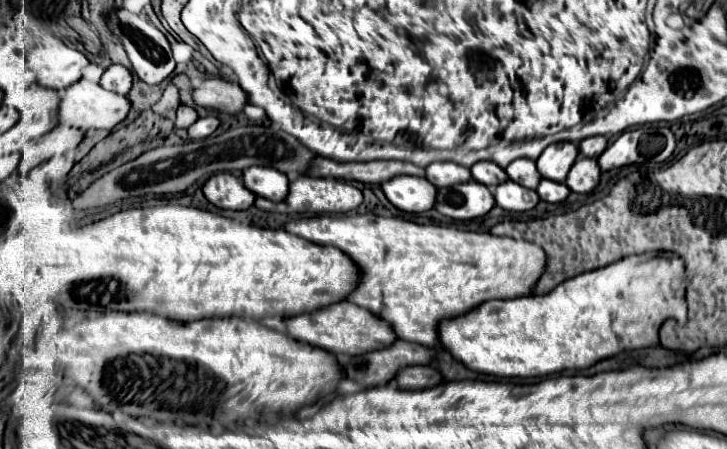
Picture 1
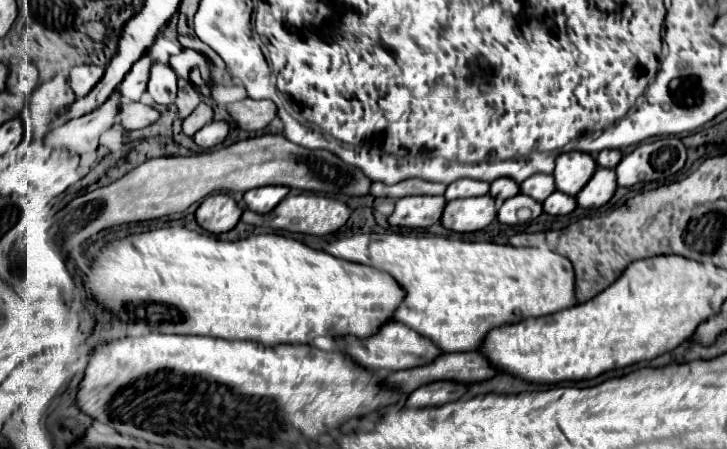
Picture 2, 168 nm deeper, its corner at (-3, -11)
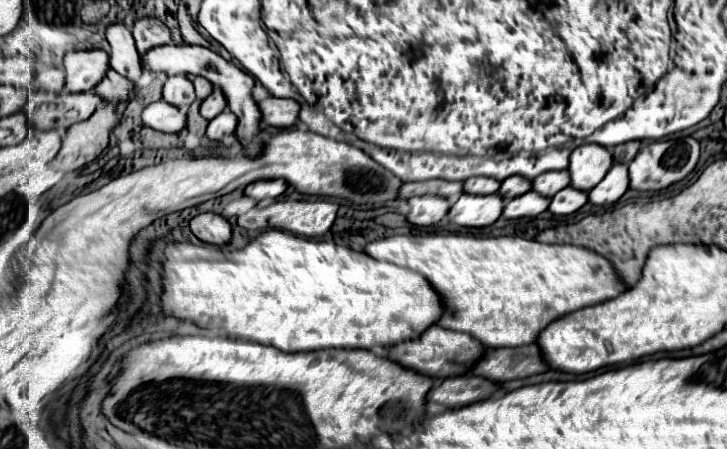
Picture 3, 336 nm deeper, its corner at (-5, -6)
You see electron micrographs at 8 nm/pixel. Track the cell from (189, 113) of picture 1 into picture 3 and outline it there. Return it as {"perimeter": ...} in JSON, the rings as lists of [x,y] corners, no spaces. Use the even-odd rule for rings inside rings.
{"perimeter":[[[214,88],[212,94],[202,102],[200,114],[202,114],[202,118],[212,120],[212,118],[216,118],[224,108],[226,108],[226,98],[224,98],[224,94],[222,94],[218,88]]]}

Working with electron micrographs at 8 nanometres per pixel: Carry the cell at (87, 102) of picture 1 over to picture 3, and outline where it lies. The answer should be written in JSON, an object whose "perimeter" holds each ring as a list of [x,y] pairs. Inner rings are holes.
{"perimeter":[[[164,100],[152,102],[142,110],[142,124],[160,132],[180,132],[186,126],[186,116]]]}

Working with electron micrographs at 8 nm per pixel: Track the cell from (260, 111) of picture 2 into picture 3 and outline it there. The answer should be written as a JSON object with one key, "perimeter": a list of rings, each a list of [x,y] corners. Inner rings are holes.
{"perimeter":[[[270,96],[266,100],[260,100],[258,108],[260,108],[262,120],[266,120],[266,124],[276,126],[276,128],[288,128],[296,122],[300,104],[296,100]]]}

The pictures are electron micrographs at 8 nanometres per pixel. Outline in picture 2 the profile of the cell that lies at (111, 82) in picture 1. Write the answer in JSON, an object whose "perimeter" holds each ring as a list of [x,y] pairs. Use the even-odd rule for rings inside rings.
{"perimeter":[[[146,51],[134,65],[132,71],[128,71],[128,75],[122,79],[122,83],[118,85],[122,95],[130,101],[140,101],[142,93],[146,91],[148,79],[150,79],[150,67],[152,67],[152,57],[150,51]]]}

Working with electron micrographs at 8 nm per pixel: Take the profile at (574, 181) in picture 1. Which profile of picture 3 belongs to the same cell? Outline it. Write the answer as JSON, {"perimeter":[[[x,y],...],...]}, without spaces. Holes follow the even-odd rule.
{"perimeter":[[[614,164],[608,174],[588,192],[592,204],[604,206],[616,202],[628,190],[628,168],[624,164]]]}

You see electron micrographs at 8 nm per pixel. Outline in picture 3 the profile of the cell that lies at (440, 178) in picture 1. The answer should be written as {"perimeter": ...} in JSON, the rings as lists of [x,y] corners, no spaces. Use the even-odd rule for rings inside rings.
{"perimeter":[[[476,176],[476,178],[468,178],[464,180],[464,192],[468,194],[494,194],[500,186],[498,180],[494,178],[486,178],[486,176]]]}

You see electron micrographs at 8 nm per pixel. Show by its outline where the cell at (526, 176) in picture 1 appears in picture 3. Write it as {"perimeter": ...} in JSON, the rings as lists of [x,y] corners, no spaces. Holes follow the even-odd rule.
{"perimeter":[[[552,170],[552,172],[540,174],[538,178],[534,178],[532,180],[532,190],[546,196],[546,198],[552,198],[556,192],[566,188],[568,184],[570,184],[568,170]]]}

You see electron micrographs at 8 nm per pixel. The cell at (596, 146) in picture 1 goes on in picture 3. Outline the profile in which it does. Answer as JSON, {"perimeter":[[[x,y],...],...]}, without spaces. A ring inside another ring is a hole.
{"perimeter":[[[638,140],[614,146],[614,150],[612,150],[612,156],[614,156],[614,162],[622,162],[622,164],[628,164],[628,162],[630,162],[630,160],[632,160],[632,158],[636,156],[638,148],[640,148],[640,142],[638,142]]]}

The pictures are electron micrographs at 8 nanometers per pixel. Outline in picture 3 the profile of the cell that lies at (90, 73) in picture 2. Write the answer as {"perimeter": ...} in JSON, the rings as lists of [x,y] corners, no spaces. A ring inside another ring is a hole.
{"perimeter":[[[108,68],[108,72],[104,74],[102,82],[98,82],[96,86],[96,92],[104,98],[104,102],[108,102],[110,98],[112,100],[124,100],[130,92],[130,82],[126,78],[122,78],[118,72],[114,72],[112,68]]]}

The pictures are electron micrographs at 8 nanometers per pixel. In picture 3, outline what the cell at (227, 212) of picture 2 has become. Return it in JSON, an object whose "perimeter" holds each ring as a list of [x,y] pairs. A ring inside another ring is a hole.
{"perimeter":[[[202,212],[202,214],[194,216],[190,220],[190,230],[202,242],[210,242],[210,244],[218,244],[218,246],[226,244],[232,236],[228,220],[216,212]]]}

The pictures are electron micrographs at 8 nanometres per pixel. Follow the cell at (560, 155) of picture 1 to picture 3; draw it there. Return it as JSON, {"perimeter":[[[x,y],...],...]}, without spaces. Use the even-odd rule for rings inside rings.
{"perimeter":[[[582,144],[570,154],[570,186],[588,192],[596,186],[602,176],[606,176],[612,166],[612,154],[600,144]]]}

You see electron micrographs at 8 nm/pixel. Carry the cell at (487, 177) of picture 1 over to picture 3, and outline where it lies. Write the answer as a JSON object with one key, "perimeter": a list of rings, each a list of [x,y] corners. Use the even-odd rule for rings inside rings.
{"perimeter":[[[510,176],[510,178],[506,178],[500,184],[498,194],[502,198],[506,198],[506,200],[512,200],[512,198],[516,198],[520,194],[526,194],[530,188],[532,188],[532,182],[528,178],[524,178],[524,176]]]}

